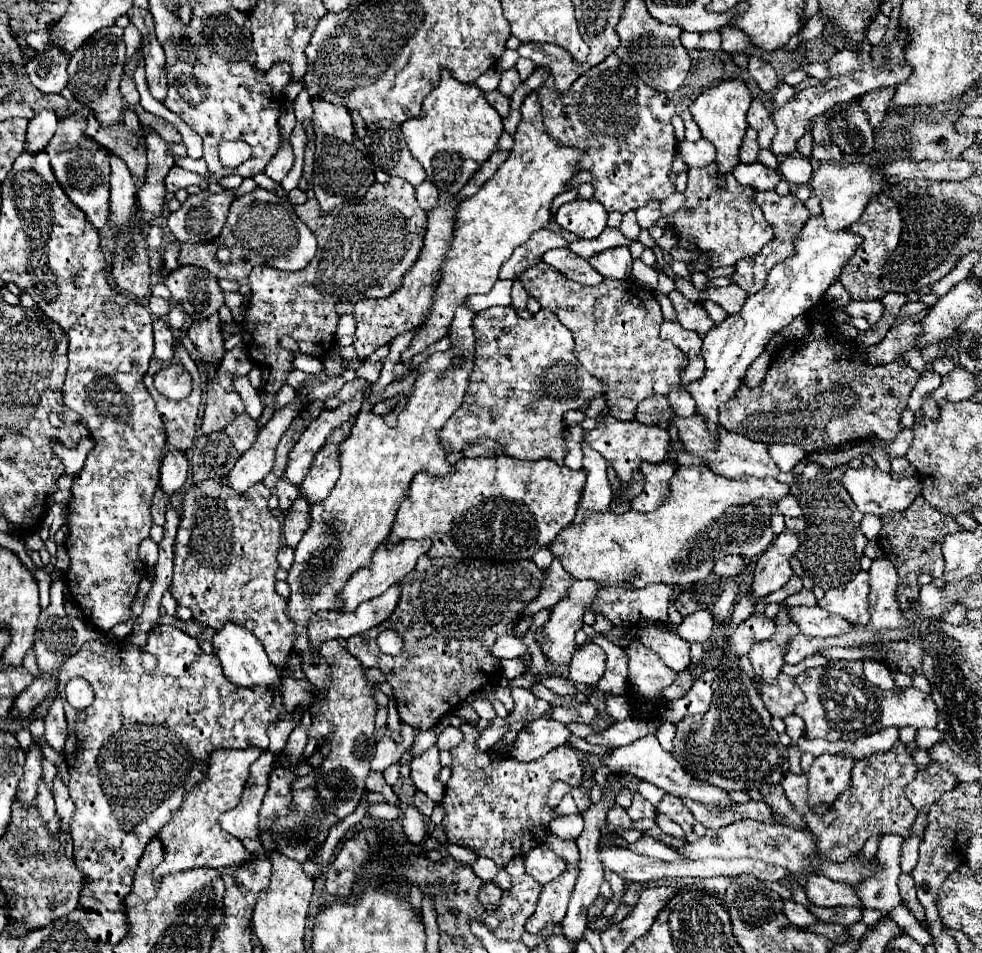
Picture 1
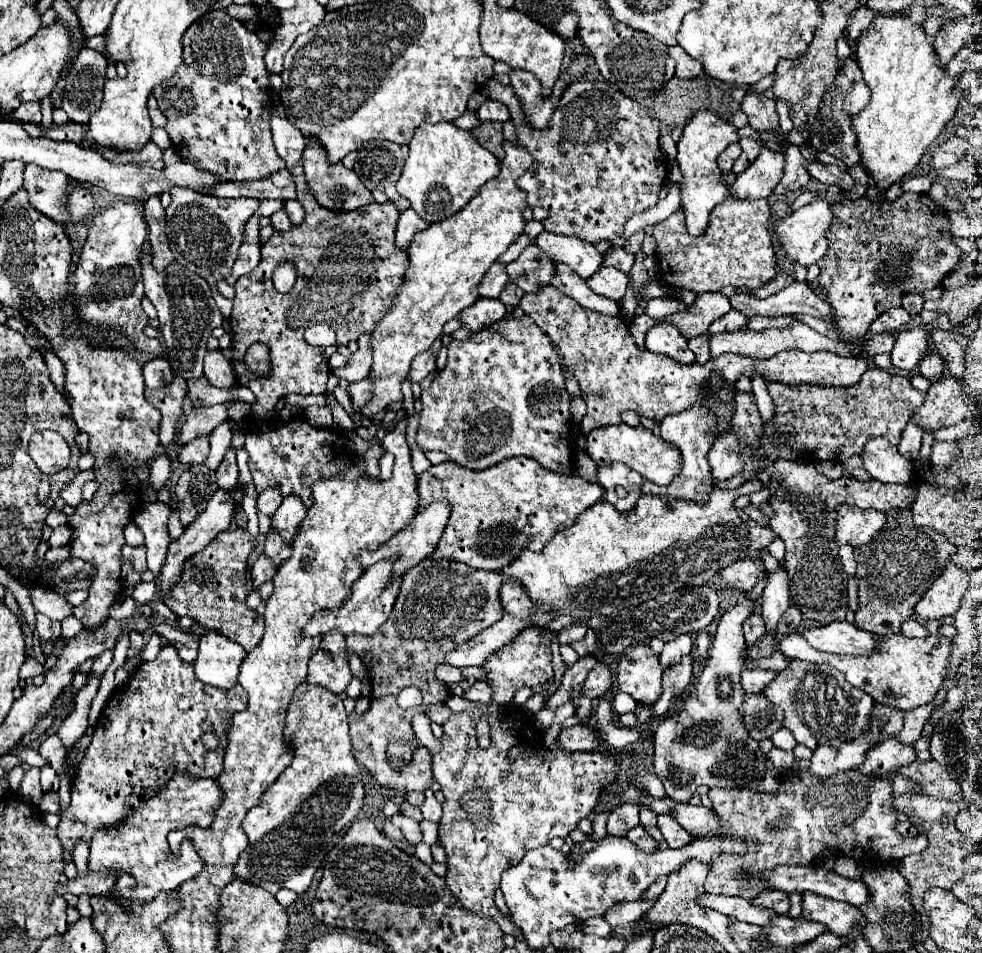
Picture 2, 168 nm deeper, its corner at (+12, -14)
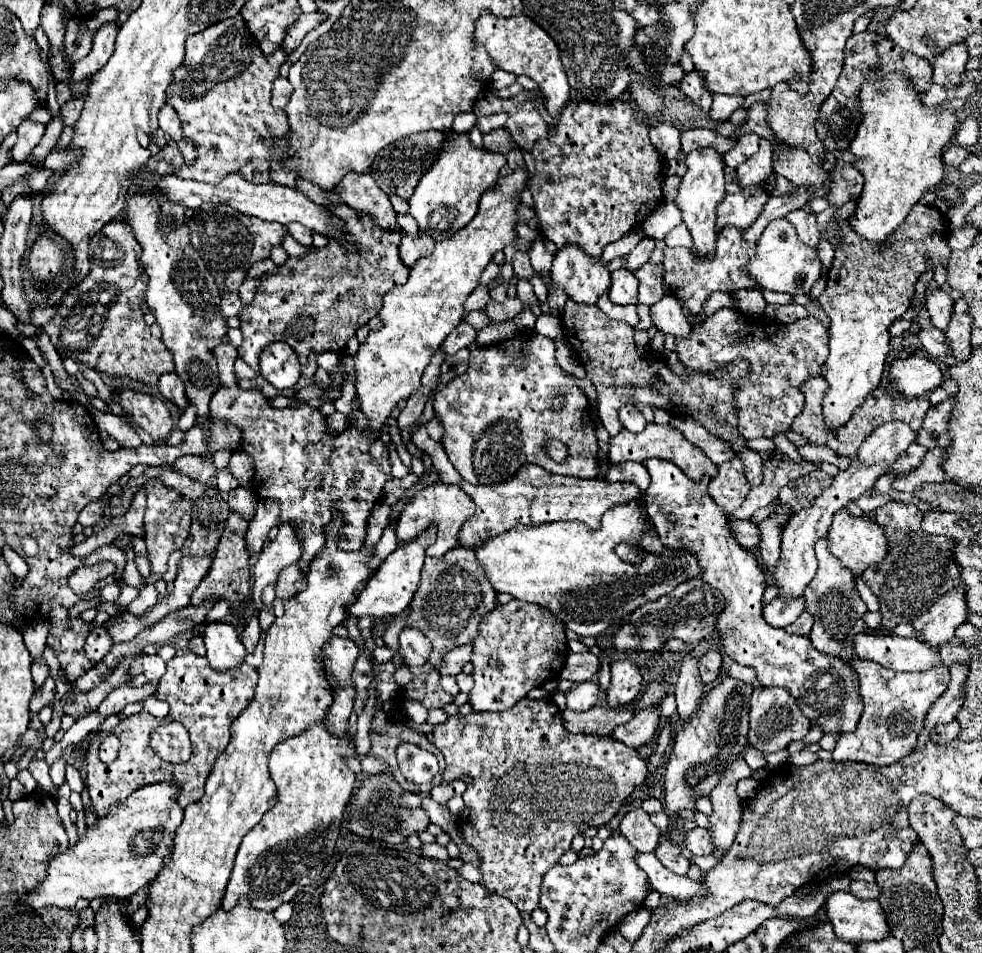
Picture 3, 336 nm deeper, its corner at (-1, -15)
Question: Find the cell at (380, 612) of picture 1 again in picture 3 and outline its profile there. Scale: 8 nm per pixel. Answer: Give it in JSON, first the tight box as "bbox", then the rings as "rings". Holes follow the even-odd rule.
{"bbox":[347,527,435,621],"rings":[[[431,527],[429,531],[421,533],[415,537],[411,543],[399,545],[377,569],[375,577],[365,585],[365,589],[359,593],[359,599],[353,605],[347,605],[347,615],[353,619],[361,617],[371,617],[373,621],[385,619],[385,617],[397,617],[407,605],[411,603],[419,581],[421,581],[421,567],[425,559],[425,549],[435,543],[435,529]]]}

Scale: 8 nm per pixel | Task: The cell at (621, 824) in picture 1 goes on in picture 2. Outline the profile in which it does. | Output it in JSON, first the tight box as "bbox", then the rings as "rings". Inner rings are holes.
{"bbox":[608,804,638,838],"rings":[[[622,804],[618,808],[614,808],[608,816],[608,834],[618,836],[618,838],[626,838],[626,834],[638,826],[638,806],[636,804]]]}

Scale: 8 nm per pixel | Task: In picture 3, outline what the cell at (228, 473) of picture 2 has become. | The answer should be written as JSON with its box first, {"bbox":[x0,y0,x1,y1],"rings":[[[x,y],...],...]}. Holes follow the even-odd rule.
{"bbox":[227,485,257,519],"rings":[[[239,485],[239,487],[231,489],[231,491],[227,493],[227,497],[229,497],[229,507],[231,507],[231,511],[239,513],[239,515],[245,517],[245,519],[253,519],[257,505],[255,505],[255,501],[253,501],[253,495],[251,495],[245,487]]]}

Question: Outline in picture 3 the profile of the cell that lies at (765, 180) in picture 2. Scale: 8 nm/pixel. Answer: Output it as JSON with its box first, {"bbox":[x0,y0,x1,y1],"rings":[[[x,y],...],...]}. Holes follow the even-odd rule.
{"bbox":[717,185,769,231],"rings":[[[755,185],[753,191],[745,189],[733,195],[727,195],[717,207],[717,231],[725,225],[749,227],[767,205],[769,193],[763,185]]]}

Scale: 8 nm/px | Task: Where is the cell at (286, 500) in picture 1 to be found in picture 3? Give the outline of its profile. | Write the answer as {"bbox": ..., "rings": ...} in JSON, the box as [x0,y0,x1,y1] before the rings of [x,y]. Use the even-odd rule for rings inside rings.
{"bbox":[275,565,305,599],"rings":[[[297,565],[285,567],[283,575],[279,575],[279,581],[277,581],[275,589],[277,589],[277,597],[281,597],[281,599],[287,599],[289,595],[295,595],[297,591],[303,591],[305,589],[305,577],[303,577],[301,569]]]}

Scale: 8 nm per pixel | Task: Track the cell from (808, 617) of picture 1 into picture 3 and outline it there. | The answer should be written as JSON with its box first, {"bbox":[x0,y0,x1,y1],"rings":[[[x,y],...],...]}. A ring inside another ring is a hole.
{"bbox":[853,633,941,671],"rings":[[[859,633],[853,639],[853,649],[859,659],[879,663],[893,671],[923,671],[941,663],[937,651],[929,645],[897,635]]]}

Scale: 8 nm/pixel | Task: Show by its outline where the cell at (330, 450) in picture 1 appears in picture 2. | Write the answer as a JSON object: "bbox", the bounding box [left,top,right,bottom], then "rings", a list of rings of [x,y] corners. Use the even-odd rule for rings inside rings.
{"bbox":[272,496,306,544],"rings":[[[294,496],[284,498],[276,514],[272,516],[272,530],[280,534],[284,544],[292,544],[298,526],[302,524],[304,518],[306,518],[306,508],[302,506],[302,502],[298,502],[298,498]]]}

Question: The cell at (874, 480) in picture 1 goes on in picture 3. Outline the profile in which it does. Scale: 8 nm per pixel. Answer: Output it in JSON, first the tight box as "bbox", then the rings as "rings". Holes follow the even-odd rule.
{"bbox":[829,509,887,575],"rings":[[[839,509],[833,515],[833,523],[829,527],[829,539],[831,539],[831,553],[845,565],[849,567],[855,575],[863,573],[867,567],[883,561],[887,555],[887,541],[885,541],[885,531],[883,527],[875,521],[875,517],[857,517],[851,515],[847,509]]]}

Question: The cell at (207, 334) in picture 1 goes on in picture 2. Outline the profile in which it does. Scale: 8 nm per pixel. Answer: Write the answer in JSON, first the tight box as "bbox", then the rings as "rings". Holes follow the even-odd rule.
{"bbox":[188,376,230,406],"rings":[[[204,376],[188,382],[188,398],[190,398],[192,406],[198,406],[198,404],[200,406],[214,406],[214,404],[230,402],[230,398],[226,398],[226,390],[214,388]]]}

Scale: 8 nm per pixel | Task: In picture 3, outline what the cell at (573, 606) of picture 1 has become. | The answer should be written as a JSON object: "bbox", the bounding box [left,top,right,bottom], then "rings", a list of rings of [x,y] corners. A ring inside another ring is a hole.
{"bbox":[469,599,567,711],"rings":[[[517,599],[509,601],[507,605],[497,605],[495,611],[491,611],[491,613],[487,613],[487,615],[483,617],[483,621],[481,621],[481,625],[479,625],[479,635],[477,635],[477,639],[473,641],[473,657],[471,657],[471,663],[475,665],[475,669],[473,669],[475,685],[473,685],[471,693],[469,693],[469,701],[473,703],[473,709],[475,709],[475,711],[505,711],[505,709],[511,709],[519,699],[525,699],[531,689],[541,687],[541,685],[545,685],[545,683],[549,683],[549,681],[557,681],[557,679],[559,679],[559,673],[561,673],[561,669],[563,669],[563,663],[561,663],[561,661],[563,661],[565,649],[567,649],[565,627],[563,627],[563,623],[555,621],[555,617],[543,613],[539,607],[535,607],[535,605],[531,605],[531,603],[523,603],[523,601],[517,601]]]}

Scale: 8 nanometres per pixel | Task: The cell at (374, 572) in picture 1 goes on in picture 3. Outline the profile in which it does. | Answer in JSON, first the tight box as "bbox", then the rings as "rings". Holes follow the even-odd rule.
{"bbox":[395,483,475,557],"rings":[[[435,483],[423,491],[419,491],[405,505],[405,509],[397,521],[395,535],[397,535],[399,543],[409,543],[411,539],[415,539],[419,533],[427,531],[429,527],[437,527],[437,541],[429,547],[429,557],[441,557],[457,545],[455,535],[459,533],[465,519],[469,519],[473,513],[475,513],[475,503],[471,501],[471,497],[465,491],[461,491],[457,485],[447,487],[443,483]]]}

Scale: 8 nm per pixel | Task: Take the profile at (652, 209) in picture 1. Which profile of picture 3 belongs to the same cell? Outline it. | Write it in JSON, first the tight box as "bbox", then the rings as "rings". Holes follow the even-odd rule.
{"bbox":[627,239,655,271],"rings":[[[641,239],[639,245],[629,253],[627,269],[629,269],[629,271],[635,271],[635,269],[641,267],[643,263],[647,263],[653,249],[655,249],[655,241],[653,241],[653,239]]]}

